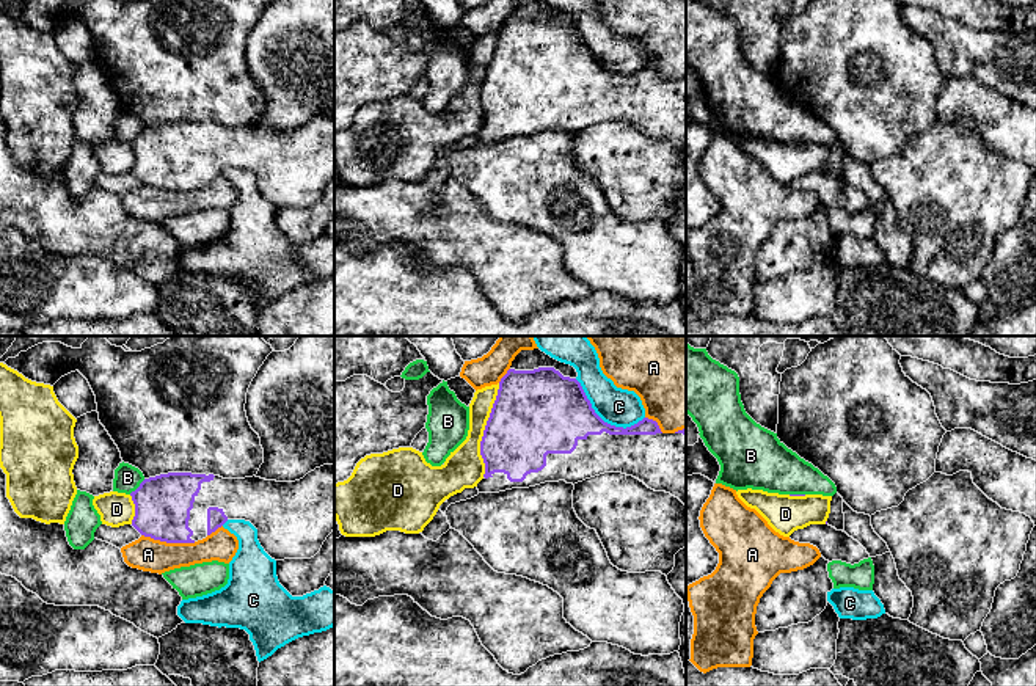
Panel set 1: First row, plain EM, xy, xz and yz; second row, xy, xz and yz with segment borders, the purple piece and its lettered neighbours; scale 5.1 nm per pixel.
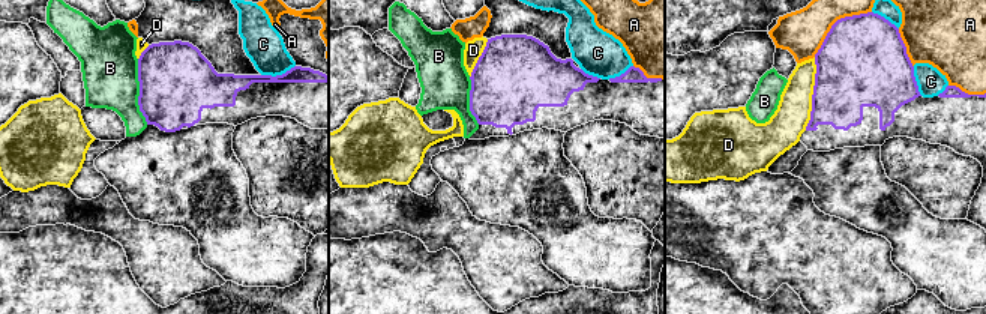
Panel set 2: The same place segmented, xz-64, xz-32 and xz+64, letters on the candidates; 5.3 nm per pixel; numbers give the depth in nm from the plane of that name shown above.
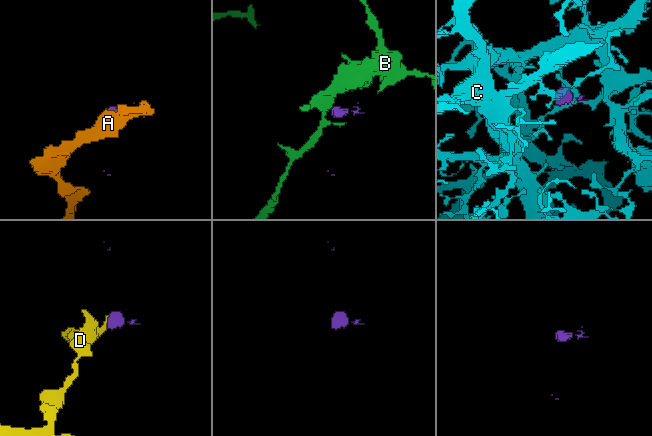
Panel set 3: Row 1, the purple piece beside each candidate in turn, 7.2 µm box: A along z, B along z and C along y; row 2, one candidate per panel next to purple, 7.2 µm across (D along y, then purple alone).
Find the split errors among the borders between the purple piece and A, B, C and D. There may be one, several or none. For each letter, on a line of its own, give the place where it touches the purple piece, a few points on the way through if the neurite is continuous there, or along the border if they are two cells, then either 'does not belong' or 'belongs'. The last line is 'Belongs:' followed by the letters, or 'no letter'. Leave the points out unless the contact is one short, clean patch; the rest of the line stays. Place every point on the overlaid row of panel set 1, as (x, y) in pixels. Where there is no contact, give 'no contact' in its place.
A: xy (168, 542) | does not belong
B: xy (138, 487) | along xy (145, 479), (129, 493) | does not belong
C: xz (601, 419) | does not belong
D: xz (484, 430) | along xz (499, 383), (481, 441), (482, 476) | does not belong
Belongs: no letter

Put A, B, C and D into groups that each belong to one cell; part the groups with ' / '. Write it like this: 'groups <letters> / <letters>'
groups A / B / C / D

